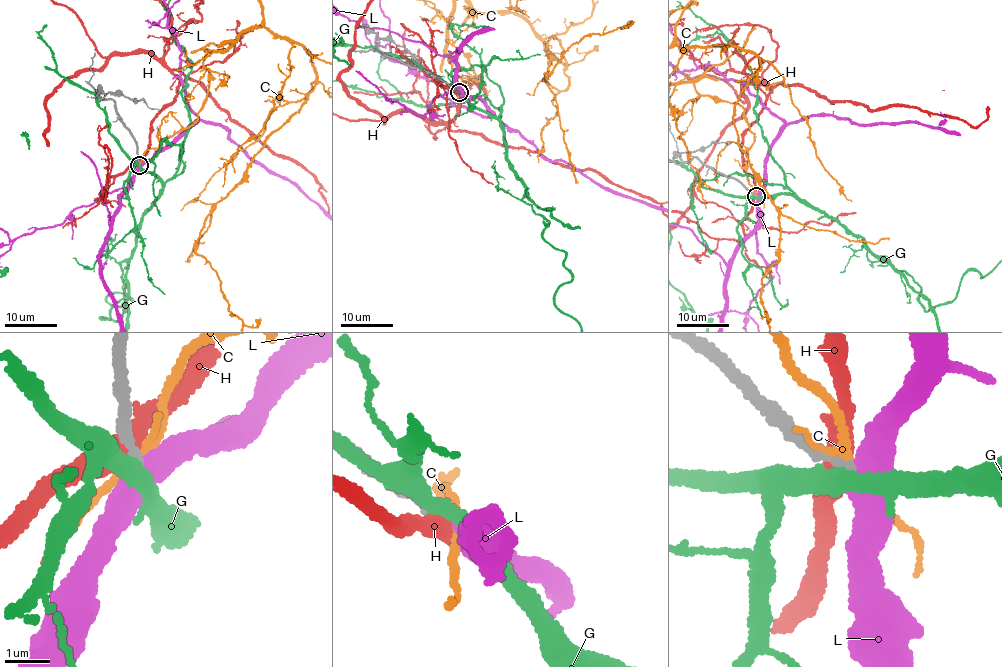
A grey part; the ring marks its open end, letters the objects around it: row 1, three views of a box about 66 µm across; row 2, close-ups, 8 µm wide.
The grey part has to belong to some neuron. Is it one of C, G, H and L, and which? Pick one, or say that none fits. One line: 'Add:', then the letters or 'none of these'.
Add: L

